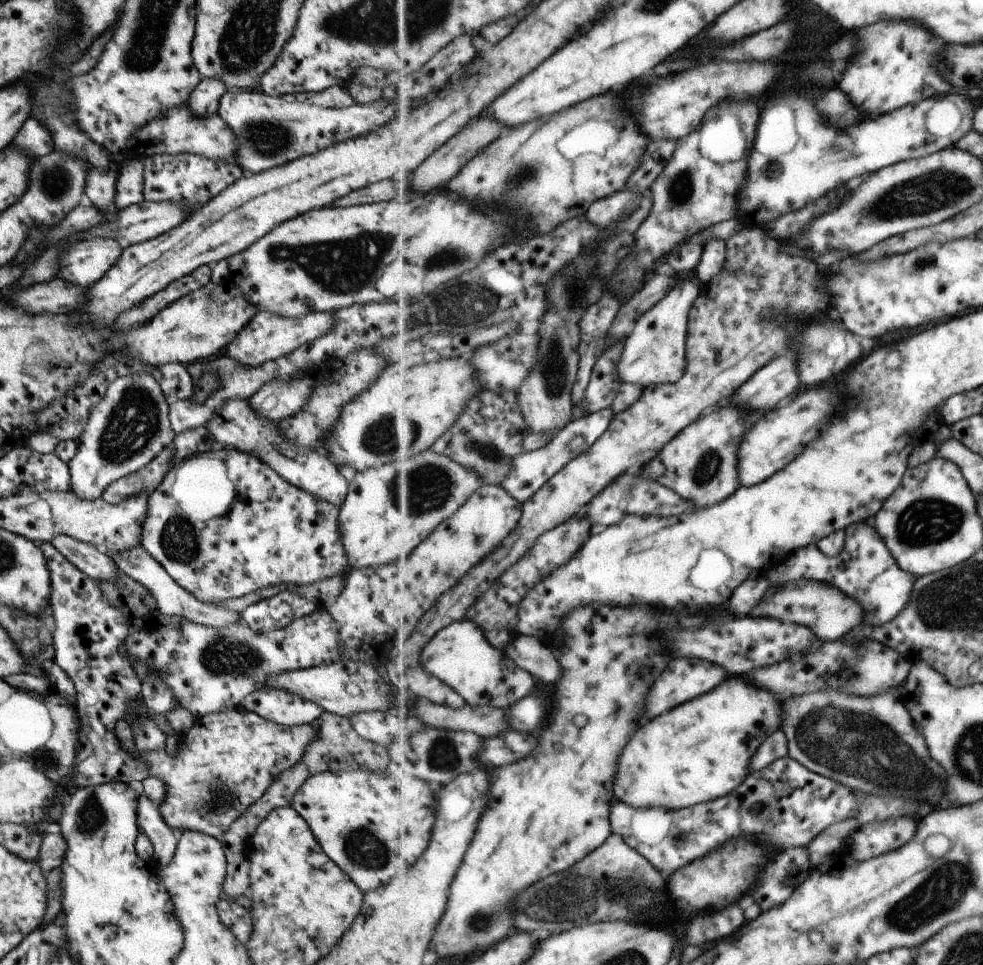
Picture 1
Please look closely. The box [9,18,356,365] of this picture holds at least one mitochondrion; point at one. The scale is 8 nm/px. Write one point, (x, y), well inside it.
(268, 138)

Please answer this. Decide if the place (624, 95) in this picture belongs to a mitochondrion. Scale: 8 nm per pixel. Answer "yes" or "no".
no

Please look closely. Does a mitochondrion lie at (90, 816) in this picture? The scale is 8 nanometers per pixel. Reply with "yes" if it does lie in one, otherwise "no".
yes

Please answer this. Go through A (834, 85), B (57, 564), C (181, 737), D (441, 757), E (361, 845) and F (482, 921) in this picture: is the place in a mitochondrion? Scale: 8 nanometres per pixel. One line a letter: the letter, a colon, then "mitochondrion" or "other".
A: other
B: other
C: other
D: mitochondrion
E: mitochondrion
F: mitochondrion

